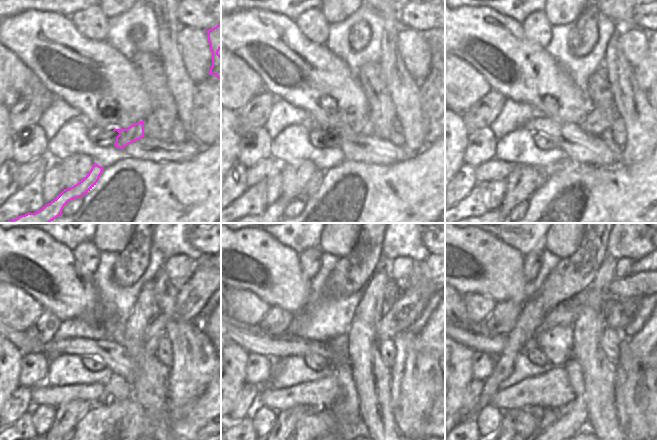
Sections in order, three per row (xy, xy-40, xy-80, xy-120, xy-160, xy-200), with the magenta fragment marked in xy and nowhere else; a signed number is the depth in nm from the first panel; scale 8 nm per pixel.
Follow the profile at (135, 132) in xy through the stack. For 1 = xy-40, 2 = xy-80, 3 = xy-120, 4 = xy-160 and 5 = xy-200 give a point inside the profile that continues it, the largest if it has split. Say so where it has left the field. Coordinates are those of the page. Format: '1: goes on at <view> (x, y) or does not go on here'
1: goes on at xy-40 (365, 128)
2: goes on at xy-80 (597, 122)
3: goes on at xy-120 (157, 330)
4: goes on at xy-160 (405, 310)
5: goes on at xy-200 (621, 314)

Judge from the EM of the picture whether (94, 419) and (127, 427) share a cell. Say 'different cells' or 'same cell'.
same cell

